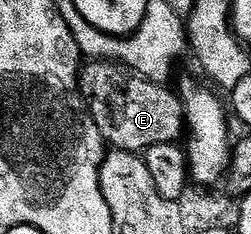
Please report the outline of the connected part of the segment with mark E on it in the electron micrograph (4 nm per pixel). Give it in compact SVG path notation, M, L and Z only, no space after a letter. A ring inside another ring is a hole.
M92 60L83 65L80 73L80 92L88 103L90 114L102 134L105 145L111 146L117 152L143 154L150 146L177 143L185 135L186 121L184 107L179 95L168 89L169 85L155 80L146 80L136 75L130 68L125 68L119 62Z

